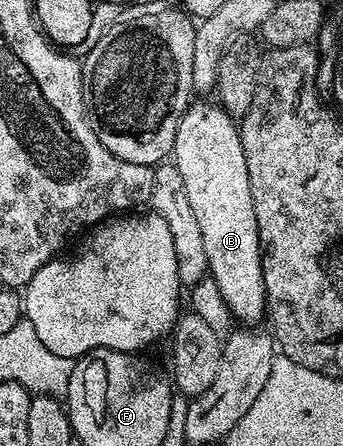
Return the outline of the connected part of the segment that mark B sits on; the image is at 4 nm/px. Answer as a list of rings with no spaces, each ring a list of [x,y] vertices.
[[[191,103],[185,114],[182,116],[180,126],[176,130],[174,139],[174,150],[172,162],[180,170],[180,178],[184,178],[184,190],[188,190],[188,202],[192,202],[192,211],[196,213],[196,222],[200,225],[200,230],[204,234],[204,251],[208,254],[209,279],[220,286],[220,294],[224,294],[224,302],[228,302],[228,310],[234,315],[235,321],[242,326],[254,326],[258,319],[265,317],[268,312],[266,302],[266,287],[264,286],[264,274],[262,273],[262,243],[258,237],[258,227],[256,226],[256,210],[252,202],[252,186],[248,182],[248,166],[244,162],[244,150],[242,149],[242,137],[239,125],[225,112],[217,103],[198,104]]]

